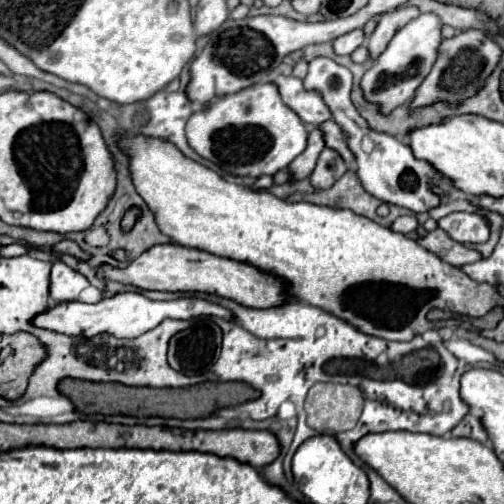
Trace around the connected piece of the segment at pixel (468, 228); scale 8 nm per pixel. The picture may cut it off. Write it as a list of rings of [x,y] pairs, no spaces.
[[[451,212],[439,220],[439,228],[461,244],[487,242],[491,234],[489,220],[477,212]]]

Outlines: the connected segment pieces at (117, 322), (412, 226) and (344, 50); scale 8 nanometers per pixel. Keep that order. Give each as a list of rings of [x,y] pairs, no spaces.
[[[123,292],[123,294],[115,294],[111,298],[101,300],[99,304],[81,304],[81,302],[63,302],[53,306],[51,310],[47,310],[45,314],[39,314],[33,324],[39,328],[47,328],[59,334],[67,334],[67,336],[97,336],[97,334],[113,334],[117,338],[137,338],[149,330],[153,330],[155,326],[159,326],[165,318],[179,318],[179,320],[189,320],[195,316],[219,316],[225,320],[233,320],[233,312],[229,312],[227,308],[207,302],[203,298],[177,298],[177,300],[169,300],[169,302],[157,302],[157,300],[149,300],[139,292]]]
[[[411,214],[399,216],[399,218],[393,222],[391,230],[401,232],[401,234],[411,234],[411,232],[415,232],[415,230],[417,230],[417,226],[419,226],[419,222],[417,222],[415,215]]]
[[[353,30],[353,32],[343,34],[341,38],[333,40],[333,46],[335,46],[335,52],[337,54],[351,54],[363,42],[365,42],[365,32],[363,30]]]

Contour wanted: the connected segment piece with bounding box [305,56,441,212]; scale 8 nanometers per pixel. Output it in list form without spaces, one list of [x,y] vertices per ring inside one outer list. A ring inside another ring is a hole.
[[[323,56],[313,58],[309,62],[309,70],[305,76],[305,88],[315,90],[323,96],[325,104],[329,106],[333,114],[333,120],[347,134],[347,144],[357,158],[357,176],[363,188],[371,196],[387,204],[409,208],[411,212],[427,212],[429,208],[439,206],[441,198],[433,194],[429,186],[435,178],[441,178],[441,174],[435,172],[427,162],[421,162],[419,158],[415,158],[411,148],[401,138],[369,128],[367,120],[357,112],[357,108],[351,102],[351,86],[353,86],[353,76],[345,66],[333,62],[331,58],[323,58]]]

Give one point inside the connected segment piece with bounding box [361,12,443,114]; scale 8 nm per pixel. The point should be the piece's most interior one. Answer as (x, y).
(392, 80)

